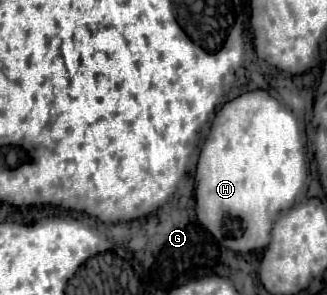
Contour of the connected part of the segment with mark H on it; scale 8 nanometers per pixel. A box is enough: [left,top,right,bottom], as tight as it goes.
[195,90,307,252]

